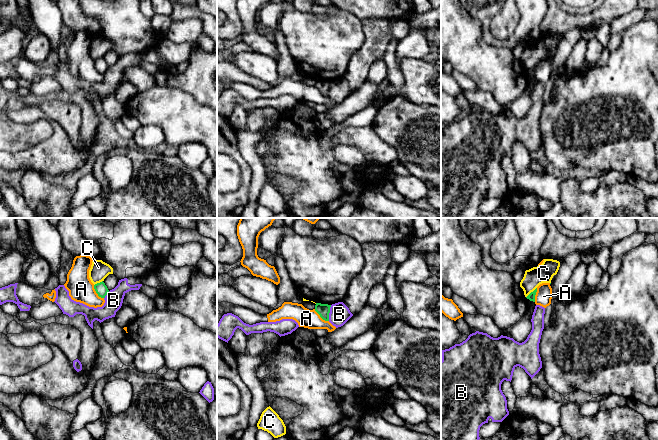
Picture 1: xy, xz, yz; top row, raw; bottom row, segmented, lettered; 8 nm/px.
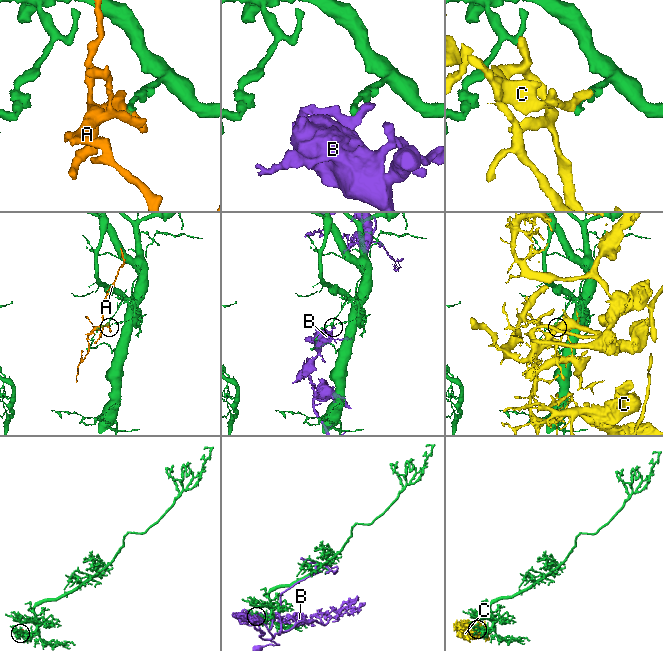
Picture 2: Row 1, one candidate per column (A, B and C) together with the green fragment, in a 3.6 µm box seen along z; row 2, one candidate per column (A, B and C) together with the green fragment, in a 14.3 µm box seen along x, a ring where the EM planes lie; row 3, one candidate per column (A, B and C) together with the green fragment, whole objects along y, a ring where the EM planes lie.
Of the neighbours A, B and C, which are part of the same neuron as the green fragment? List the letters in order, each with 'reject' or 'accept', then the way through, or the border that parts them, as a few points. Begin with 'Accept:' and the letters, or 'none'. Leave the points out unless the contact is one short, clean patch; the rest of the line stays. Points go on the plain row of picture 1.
Accept: none
A: reject | along xy (93, 61), (96, 69), (103, 74)
B: reject
C: reject

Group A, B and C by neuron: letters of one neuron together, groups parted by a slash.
A / B / C

